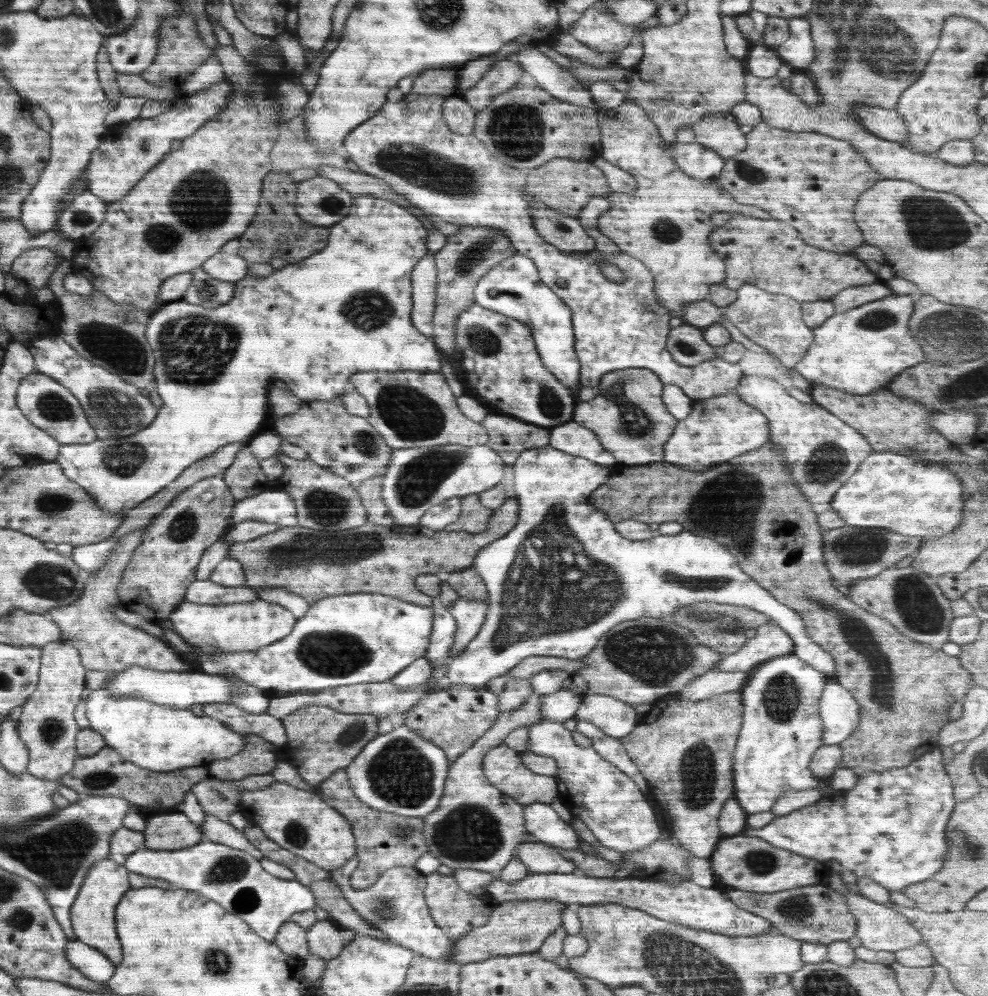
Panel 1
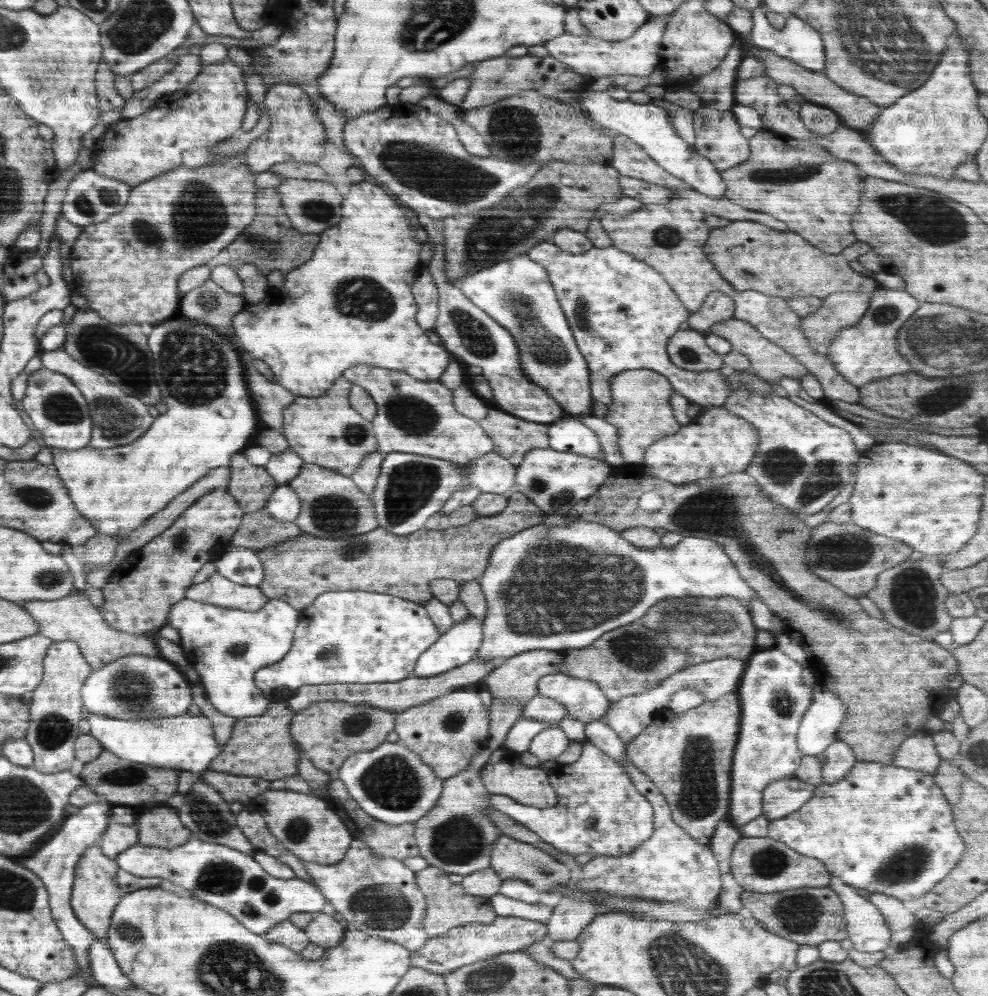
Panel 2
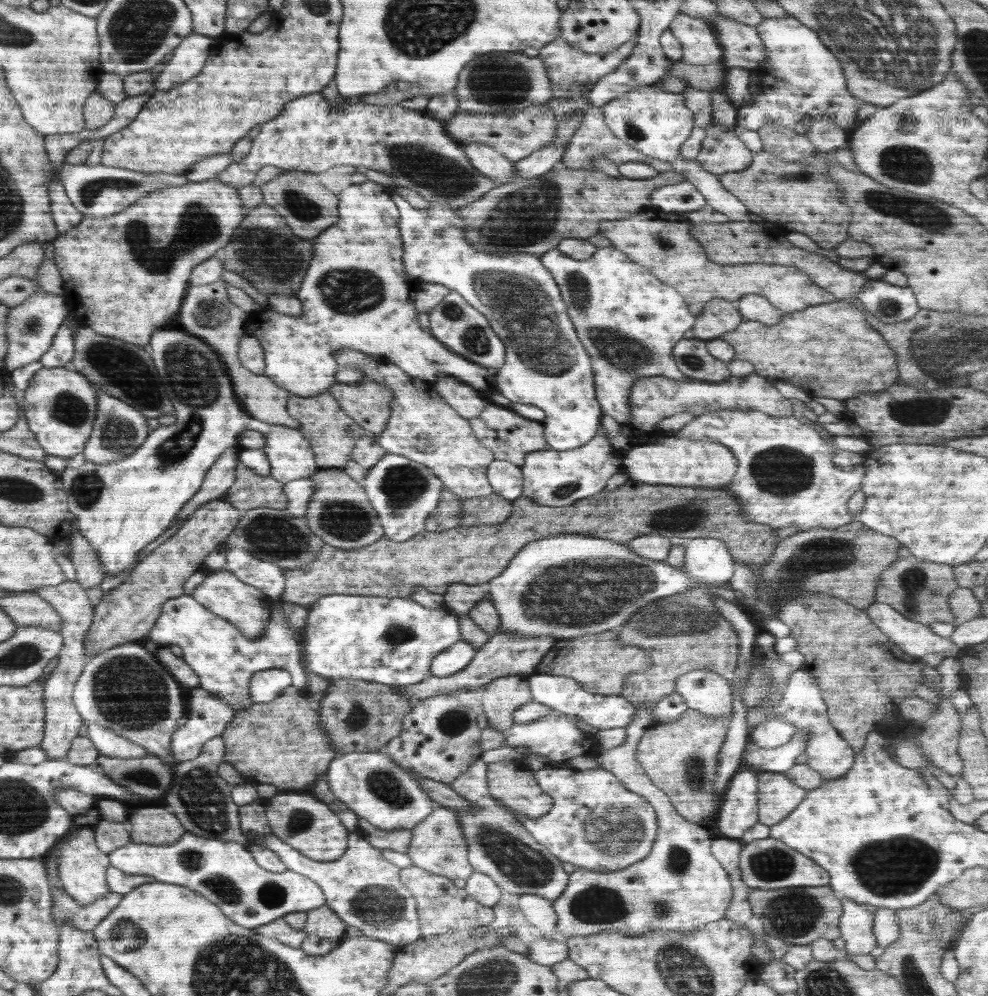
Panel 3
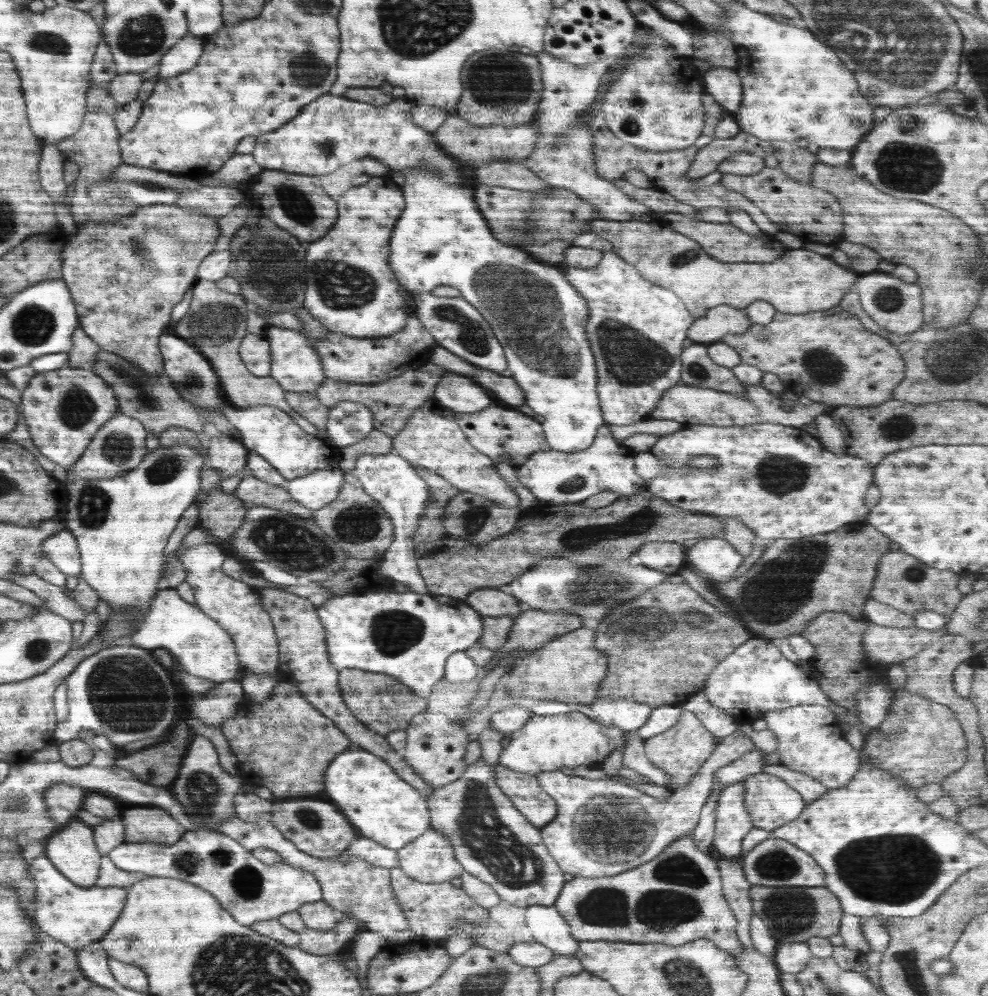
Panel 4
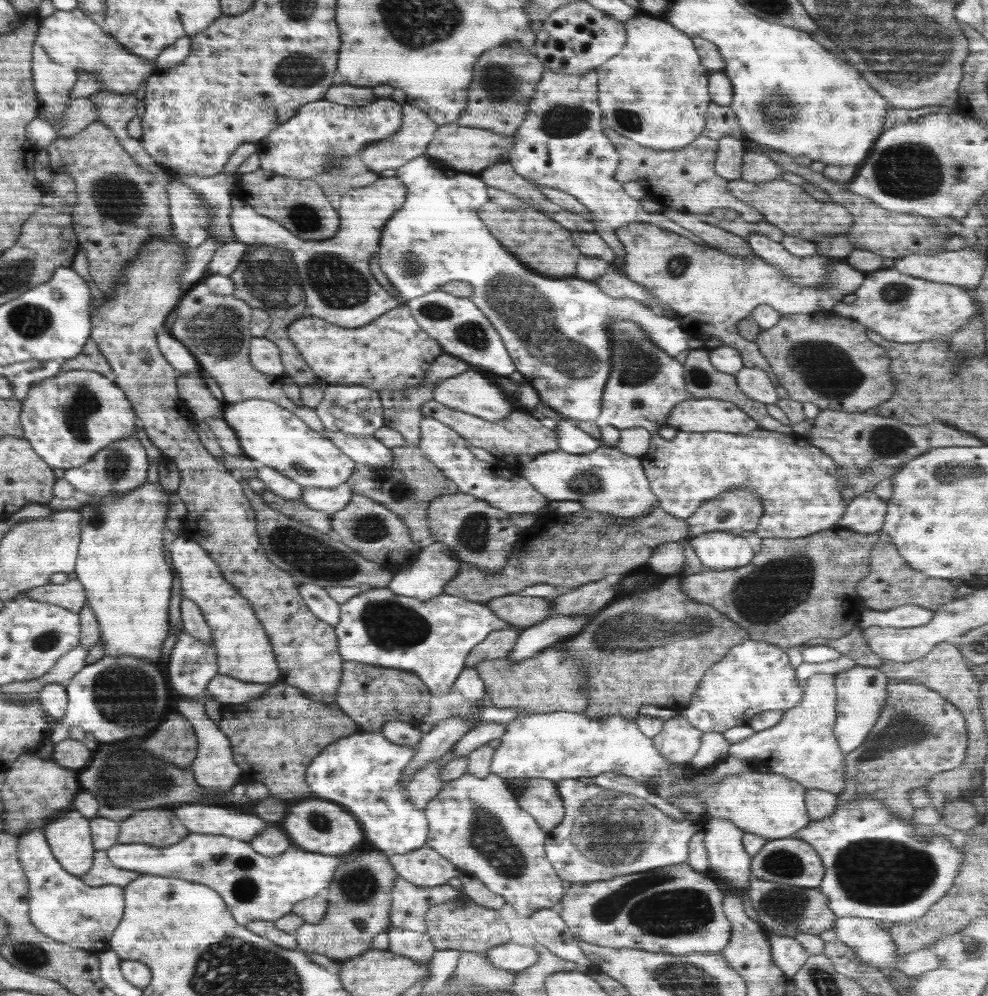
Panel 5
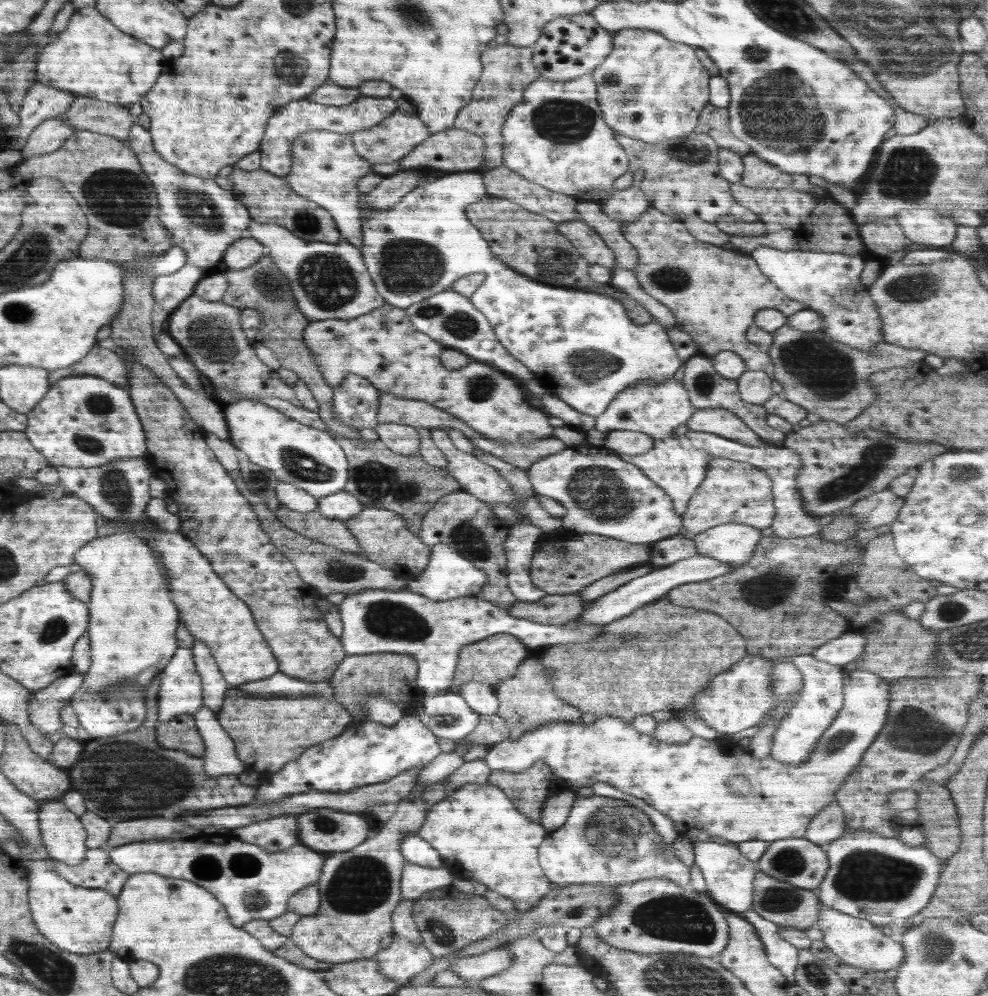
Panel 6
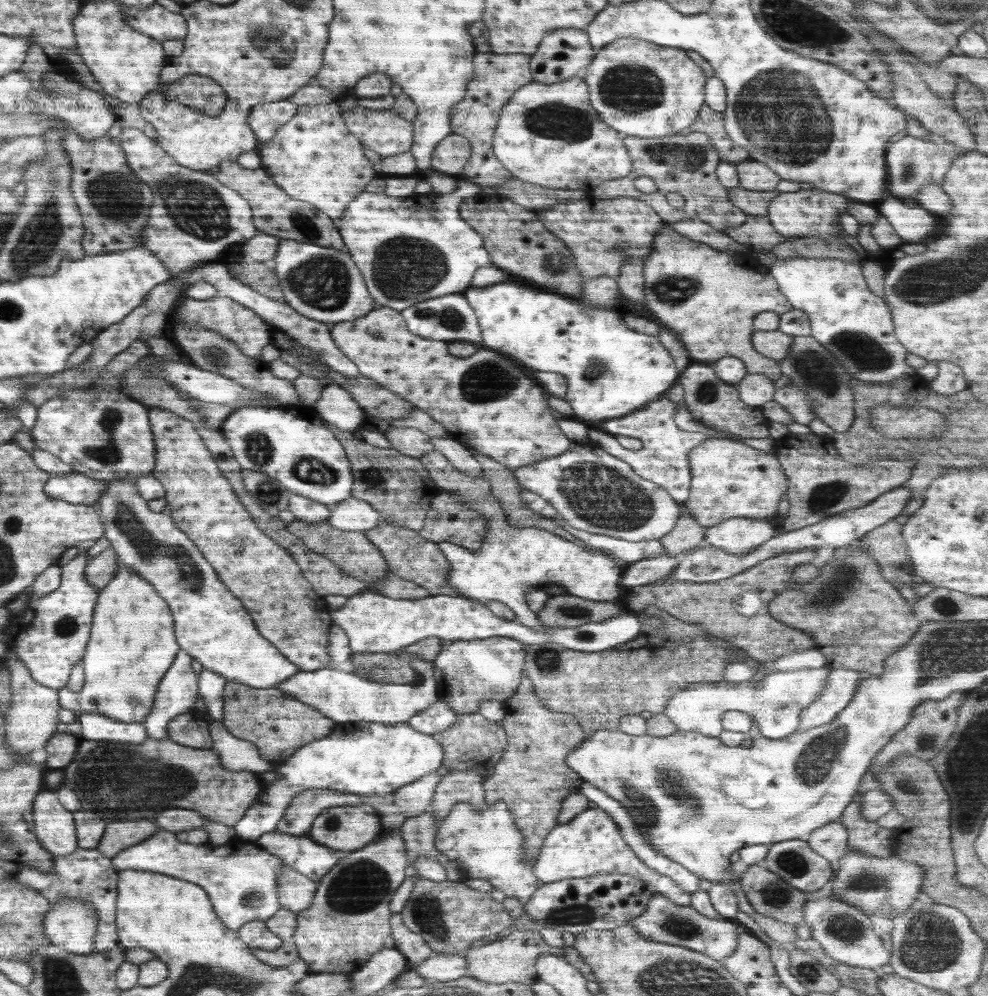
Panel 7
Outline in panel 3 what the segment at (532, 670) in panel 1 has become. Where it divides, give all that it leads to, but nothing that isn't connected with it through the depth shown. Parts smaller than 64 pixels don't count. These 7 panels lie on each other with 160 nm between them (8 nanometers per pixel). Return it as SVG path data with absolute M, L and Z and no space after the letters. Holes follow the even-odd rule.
M530 675L504 676L504 678L496 678L496 680L483 686L484 697L481 710L488 718L488 727L498 729L506 735L507 730L514 724L512 716L514 711L520 706L533 701L531 690L529 689L529 678Z

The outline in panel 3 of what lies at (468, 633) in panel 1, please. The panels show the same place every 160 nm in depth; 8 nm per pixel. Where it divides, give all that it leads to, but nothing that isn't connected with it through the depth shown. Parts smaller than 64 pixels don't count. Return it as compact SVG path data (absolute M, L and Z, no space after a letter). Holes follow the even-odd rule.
M466 640L454 642L454 646L446 648L430 664L430 676L444 678L460 672L468 667L474 659L477 650L470 646Z

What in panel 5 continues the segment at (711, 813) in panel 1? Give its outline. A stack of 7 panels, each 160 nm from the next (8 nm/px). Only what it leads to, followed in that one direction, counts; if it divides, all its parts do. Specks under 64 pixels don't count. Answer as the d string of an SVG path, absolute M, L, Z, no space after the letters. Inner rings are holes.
M679 714L664 721L660 734L651 741L670 762L689 763L698 752L703 732Z

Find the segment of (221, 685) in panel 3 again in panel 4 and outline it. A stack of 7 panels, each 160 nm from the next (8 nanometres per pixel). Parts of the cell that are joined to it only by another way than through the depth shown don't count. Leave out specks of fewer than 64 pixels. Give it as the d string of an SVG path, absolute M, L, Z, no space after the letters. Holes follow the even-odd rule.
M160 588L158 594L151 602L147 615L143 618L138 632L130 637L125 637L114 643L114 646L136 646L144 650L155 652L160 648L168 650L173 659L177 659L182 669L188 676L194 676L216 683L238 680L238 653L234 648L232 638L226 630L204 614L198 605L186 602L176 592L176 589Z

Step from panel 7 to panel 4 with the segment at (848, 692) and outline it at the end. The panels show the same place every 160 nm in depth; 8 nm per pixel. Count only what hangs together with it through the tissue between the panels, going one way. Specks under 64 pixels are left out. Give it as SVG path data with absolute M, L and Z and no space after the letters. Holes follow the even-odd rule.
M798 704L784 710L766 712L761 719L778 738L778 747L774 752L780 756L780 765L806 774L830 790L846 786L855 778L859 770L860 752L844 738L838 719L828 708L820 704ZM736 730L725 736L700 767L700 771L683 788L674 791L673 795L664 801L634 791L630 783L616 782L612 779L586 780L580 776L566 776L564 772L558 771L542 772L535 776L536 781L540 788L556 801L558 814L546 826L539 828L541 840L558 866L574 877L598 878L635 869L663 853L663 850L677 838L694 830L699 821L701 808L713 789L714 773L752 749L759 748L742 731Z

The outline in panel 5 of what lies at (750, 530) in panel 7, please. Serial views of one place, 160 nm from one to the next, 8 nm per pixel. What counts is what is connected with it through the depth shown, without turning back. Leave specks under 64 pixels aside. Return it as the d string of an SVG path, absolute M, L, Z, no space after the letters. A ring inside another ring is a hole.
M714 530L690 539L696 556L712 570L735 569L746 566L755 555L746 538Z

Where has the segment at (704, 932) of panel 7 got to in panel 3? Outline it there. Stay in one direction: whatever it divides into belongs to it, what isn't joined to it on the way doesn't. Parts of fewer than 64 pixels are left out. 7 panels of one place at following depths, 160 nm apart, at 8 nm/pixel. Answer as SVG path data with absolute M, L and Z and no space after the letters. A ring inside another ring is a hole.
M638 704L635 706L636 715L633 716L633 721L625 726L625 741L613 749L597 750L594 758L603 770L612 772L628 790L643 796L652 805L654 816L657 818L656 838L651 851L640 862L635 862L620 870L603 873L577 867L569 874L564 892L553 900L558 937L567 939L575 936L590 936L602 931L616 931L635 937L654 929L685 933L695 931L709 922L720 920L726 917L726 912L728 912L733 888L728 873L711 853L710 832L705 827L682 818L672 806L669 796L650 781L636 760L637 744L646 729L653 725L653 708L638 706Z

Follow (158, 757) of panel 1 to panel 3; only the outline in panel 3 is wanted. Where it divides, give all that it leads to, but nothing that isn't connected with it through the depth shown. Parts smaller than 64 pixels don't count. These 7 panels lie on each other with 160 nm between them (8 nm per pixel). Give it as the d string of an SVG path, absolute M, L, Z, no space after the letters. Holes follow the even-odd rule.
M199 687L190 692L189 710L187 722L177 726L170 737L170 750L178 763L198 758L204 743L215 736L221 736L228 722L238 713L232 705L220 701L216 695L212 695L212 693L208 693L208 690ZM88 724L87 737L91 738L101 755L118 758L142 758L148 750L112 729L100 724Z

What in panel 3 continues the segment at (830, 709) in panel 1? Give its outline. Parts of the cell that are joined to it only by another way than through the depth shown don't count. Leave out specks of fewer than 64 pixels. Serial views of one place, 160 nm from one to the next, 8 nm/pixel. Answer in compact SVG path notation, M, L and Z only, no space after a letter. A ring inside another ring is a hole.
M798 731L781 747L773 749L760 748L748 738L739 770L759 770L760 772L786 773L786 770L796 765L796 758L805 753L807 734Z

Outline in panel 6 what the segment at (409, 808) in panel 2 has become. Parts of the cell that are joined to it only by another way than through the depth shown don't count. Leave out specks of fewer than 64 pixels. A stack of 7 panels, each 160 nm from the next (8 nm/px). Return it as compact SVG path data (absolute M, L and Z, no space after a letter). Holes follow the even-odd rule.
M404 715L392 726L368 720L352 720L336 738L307 748L298 760L291 760L278 773L263 777L255 799L275 801L308 791L348 792L388 782L390 778L436 758L441 753L436 737L416 715ZM418 833L402 837L399 842L399 849L406 863L419 864L428 868L443 866L443 858L440 853Z

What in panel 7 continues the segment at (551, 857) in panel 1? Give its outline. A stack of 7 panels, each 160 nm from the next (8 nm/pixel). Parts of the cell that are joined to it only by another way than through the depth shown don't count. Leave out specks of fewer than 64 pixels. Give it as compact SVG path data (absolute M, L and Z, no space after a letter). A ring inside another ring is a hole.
M496 801L491 805L484 805L477 811L468 803L456 803L448 816L437 826L435 847L449 860L455 860L459 868L457 876L466 878L481 878L488 880L498 890L504 892L507 897L517 898L525 903L538 888L539 880L533 871L533 864L525 861L523 849L523 834L513 821L510 809L504 801Z

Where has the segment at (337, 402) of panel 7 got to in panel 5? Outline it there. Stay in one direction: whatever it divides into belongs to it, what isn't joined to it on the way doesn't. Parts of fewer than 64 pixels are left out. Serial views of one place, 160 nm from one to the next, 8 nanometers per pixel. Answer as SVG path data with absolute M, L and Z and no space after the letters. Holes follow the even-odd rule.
M399 305L388 310L380 318L360 328L342 328L322 318L306 316L294 320L287 328L290 340L299 350L306 364L314 374L328 384L362 384L376 390L400 390L421 387L425 372L432 361L441 353L439 342L430 338L416 322L407 305ZM470 368L440 382L435 382L433 398L440 404L454 410L461 410L465 413L476 415L478 418L485 418L494 422L505 419L508 413L520 410L514 400L512 400L511 394L503 391L496 384L494 377L490 377L490 374L482 369L476 368L476 370Z

